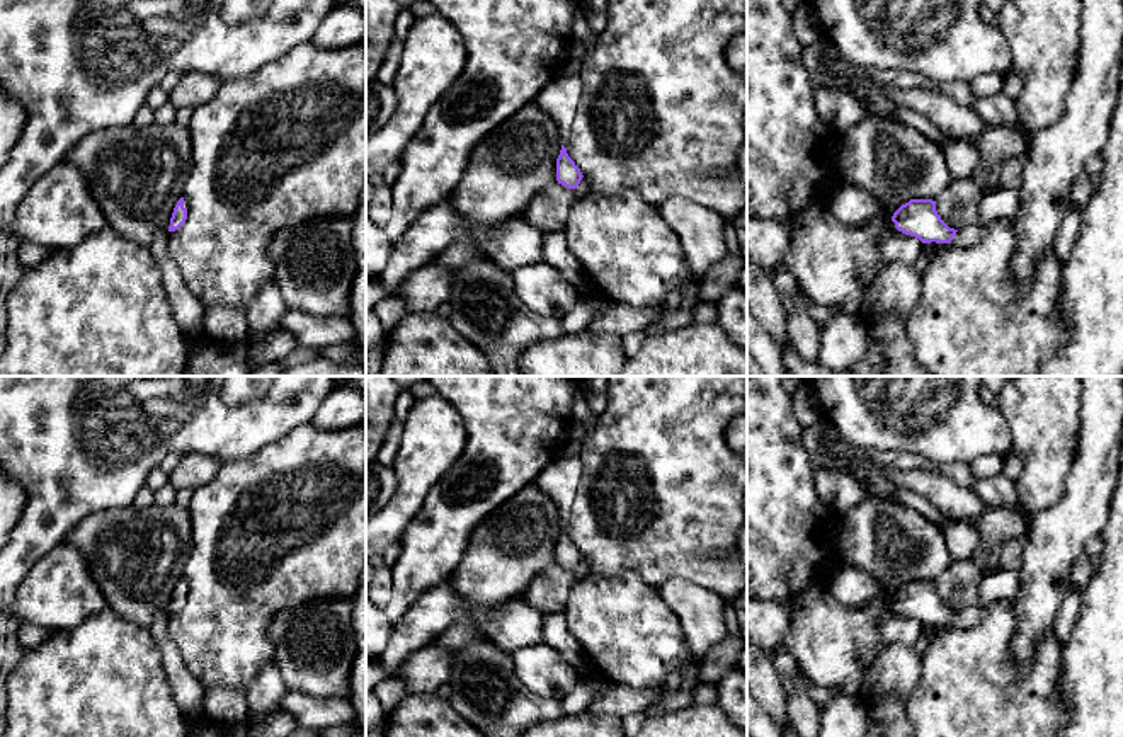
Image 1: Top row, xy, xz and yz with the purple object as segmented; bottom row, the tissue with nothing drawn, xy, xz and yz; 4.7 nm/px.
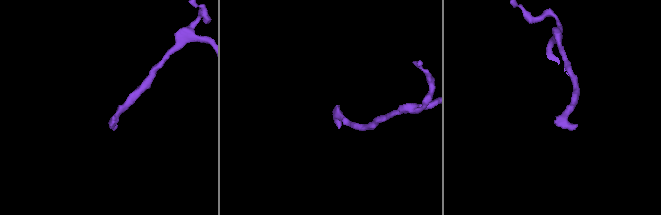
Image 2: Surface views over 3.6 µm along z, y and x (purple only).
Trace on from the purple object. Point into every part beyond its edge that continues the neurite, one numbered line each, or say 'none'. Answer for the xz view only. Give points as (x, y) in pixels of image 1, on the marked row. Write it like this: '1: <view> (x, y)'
1: xz (560, 97)

